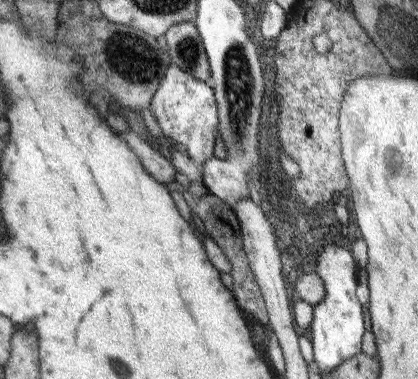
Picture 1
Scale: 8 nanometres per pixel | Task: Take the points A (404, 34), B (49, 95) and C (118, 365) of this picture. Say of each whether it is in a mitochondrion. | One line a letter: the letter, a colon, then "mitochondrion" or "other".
A: mitochondrion
B: other
C: mitochondrion

